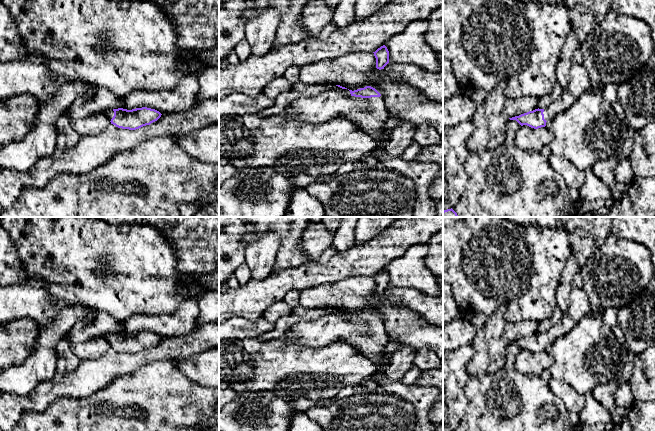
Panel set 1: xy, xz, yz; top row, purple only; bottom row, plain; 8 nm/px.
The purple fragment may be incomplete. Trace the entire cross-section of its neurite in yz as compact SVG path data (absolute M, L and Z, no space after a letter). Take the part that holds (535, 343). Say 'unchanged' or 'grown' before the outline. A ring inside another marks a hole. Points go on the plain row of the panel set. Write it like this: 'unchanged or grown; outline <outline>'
grown; outline M572 288L569 300L567 312L563 314L560 322L546 333L538 332L509 343L516 344L521 350L527 349L534 353L545 351L548 344L567 334L582 318L594 314L587 293L583 289Z

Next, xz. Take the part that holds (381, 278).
unchanged; outline M385 269L378 272L374 277L376 292L381 294L389 287L389 275Z

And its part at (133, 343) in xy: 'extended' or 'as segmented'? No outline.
extended

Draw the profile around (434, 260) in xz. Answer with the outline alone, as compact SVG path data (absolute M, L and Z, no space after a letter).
M443 231L434 234L426 245L425 265L437 278L443 278Z

